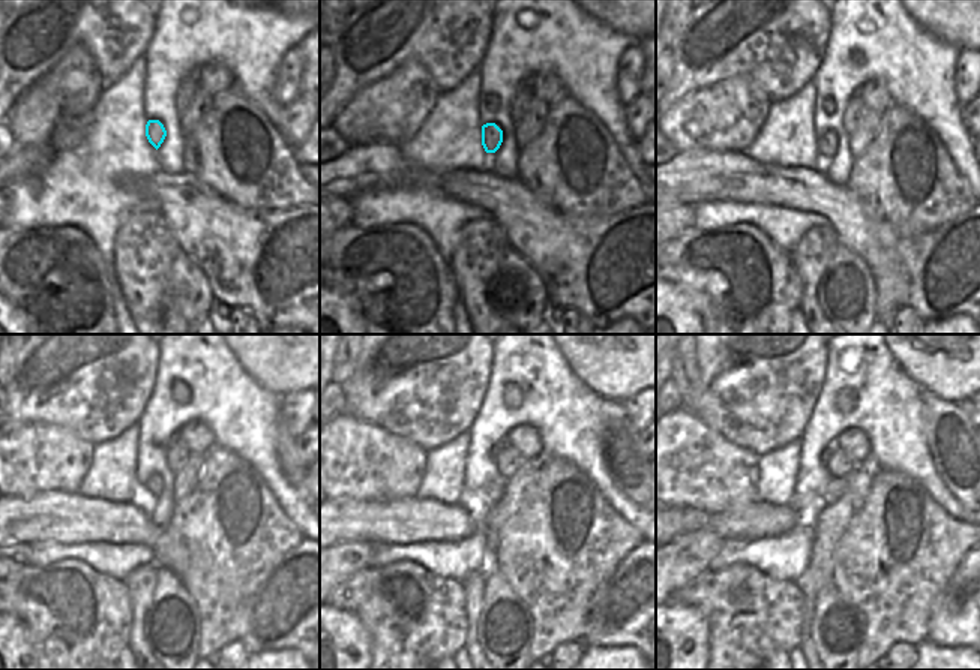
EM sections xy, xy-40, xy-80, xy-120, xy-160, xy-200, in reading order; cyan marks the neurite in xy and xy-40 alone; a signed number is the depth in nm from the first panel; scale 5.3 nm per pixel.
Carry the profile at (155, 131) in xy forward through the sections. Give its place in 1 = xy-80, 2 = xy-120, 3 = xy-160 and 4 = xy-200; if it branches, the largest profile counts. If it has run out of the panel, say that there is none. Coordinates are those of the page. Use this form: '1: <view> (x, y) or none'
1: xy-80 (827, 143)
2: xy-120 (155, 484)
3: xy-160 (494, 490)
4: xy-200 (836, 486)

